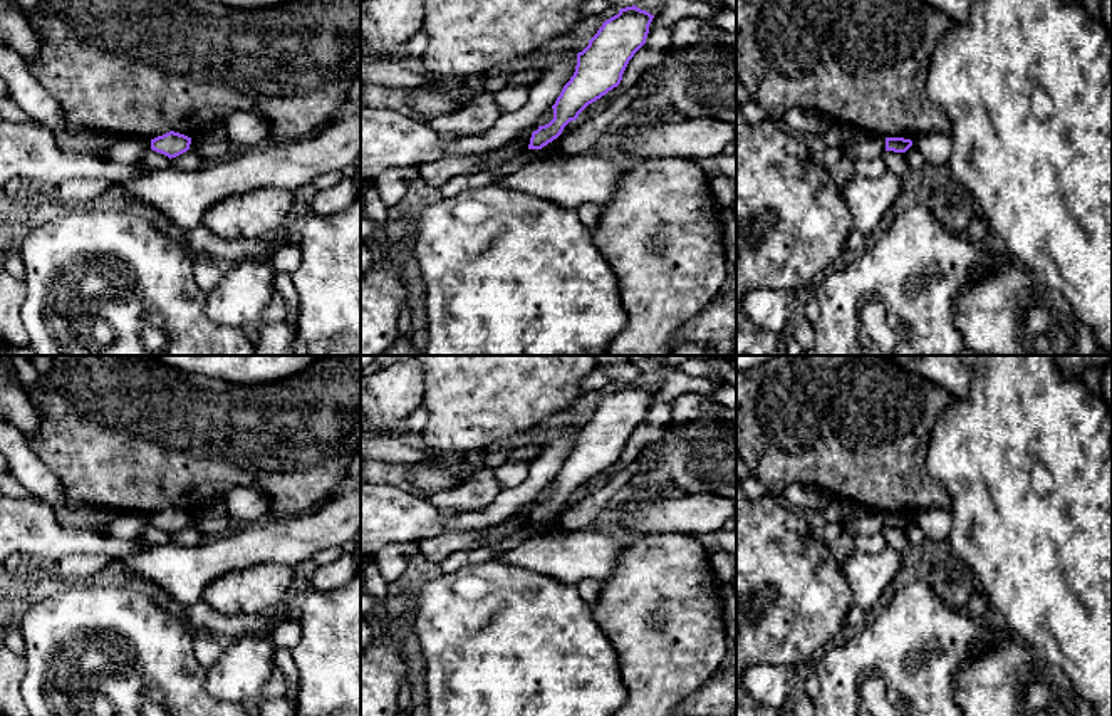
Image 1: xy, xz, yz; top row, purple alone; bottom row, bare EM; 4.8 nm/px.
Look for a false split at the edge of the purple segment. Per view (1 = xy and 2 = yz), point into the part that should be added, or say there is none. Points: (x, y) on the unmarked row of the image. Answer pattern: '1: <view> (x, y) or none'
1: none
2: none

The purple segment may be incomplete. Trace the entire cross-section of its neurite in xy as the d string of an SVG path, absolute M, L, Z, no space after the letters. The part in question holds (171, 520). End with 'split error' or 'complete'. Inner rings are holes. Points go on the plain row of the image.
M169 506L163 511L151 515L151 525L164 532L176 533L190 525L191 513Z; complete

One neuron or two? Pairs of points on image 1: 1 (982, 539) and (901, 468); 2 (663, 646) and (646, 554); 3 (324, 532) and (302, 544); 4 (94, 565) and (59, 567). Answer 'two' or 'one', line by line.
1: two
2: one
3: one
4: one

